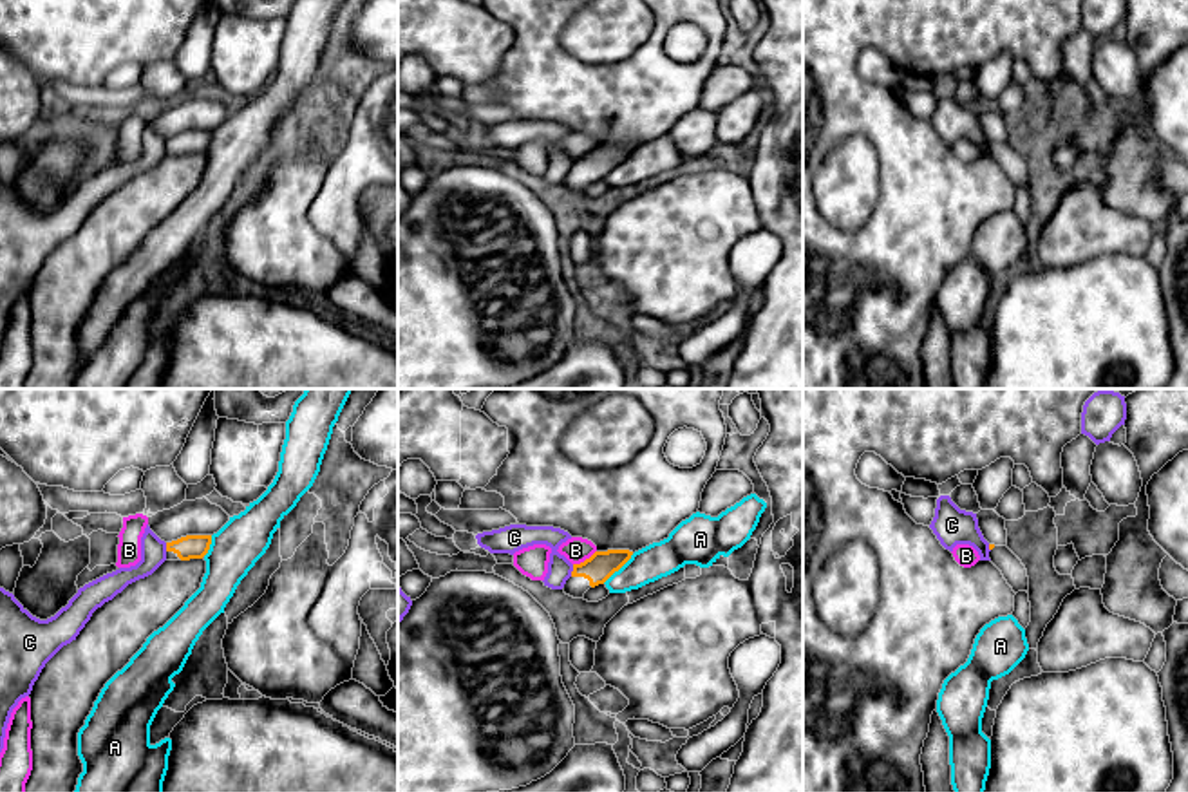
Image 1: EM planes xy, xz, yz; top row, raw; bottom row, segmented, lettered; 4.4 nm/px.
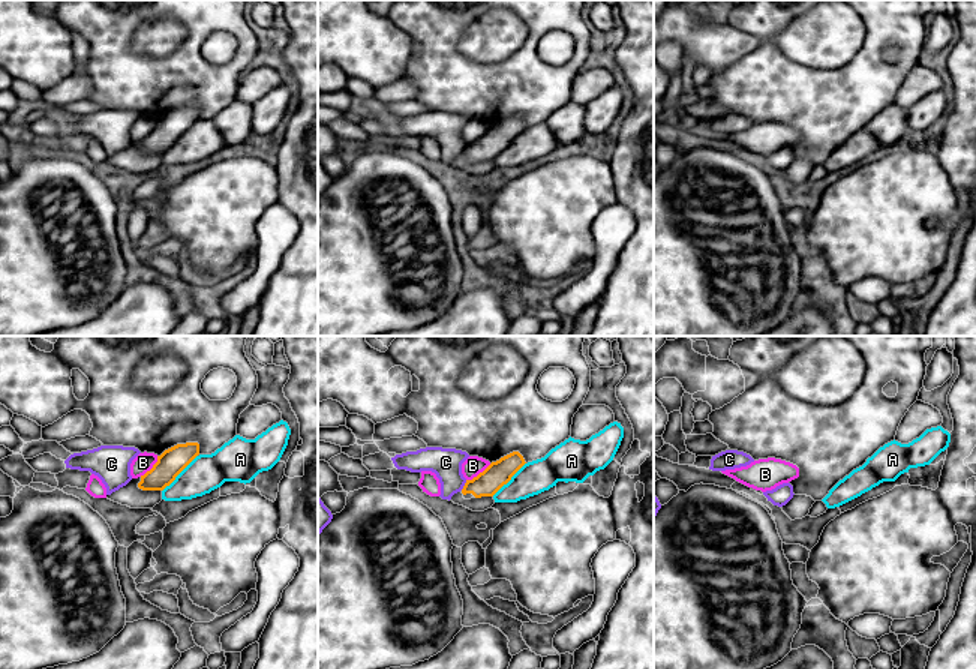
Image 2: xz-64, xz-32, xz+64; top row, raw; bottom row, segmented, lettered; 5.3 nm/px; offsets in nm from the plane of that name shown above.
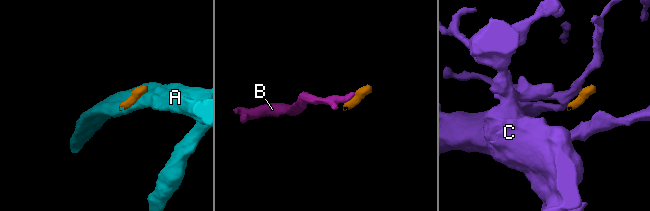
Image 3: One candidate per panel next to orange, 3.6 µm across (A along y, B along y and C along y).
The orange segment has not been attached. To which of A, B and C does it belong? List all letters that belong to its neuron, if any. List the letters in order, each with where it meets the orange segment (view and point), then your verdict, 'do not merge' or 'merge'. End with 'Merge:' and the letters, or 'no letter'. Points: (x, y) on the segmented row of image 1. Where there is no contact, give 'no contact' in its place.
A: contact xz (617, 570); do not merge
B: contact xz (586, 559); do not merge
C: contact xz (574, 570); do not merge
Merge: no letter

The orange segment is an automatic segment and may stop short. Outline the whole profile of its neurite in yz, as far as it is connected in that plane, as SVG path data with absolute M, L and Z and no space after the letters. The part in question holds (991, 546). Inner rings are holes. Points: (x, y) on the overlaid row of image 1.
M989 544L989 559L1002 571L1014 593L1029 591L1029 577L1022 561L1007 548Z

